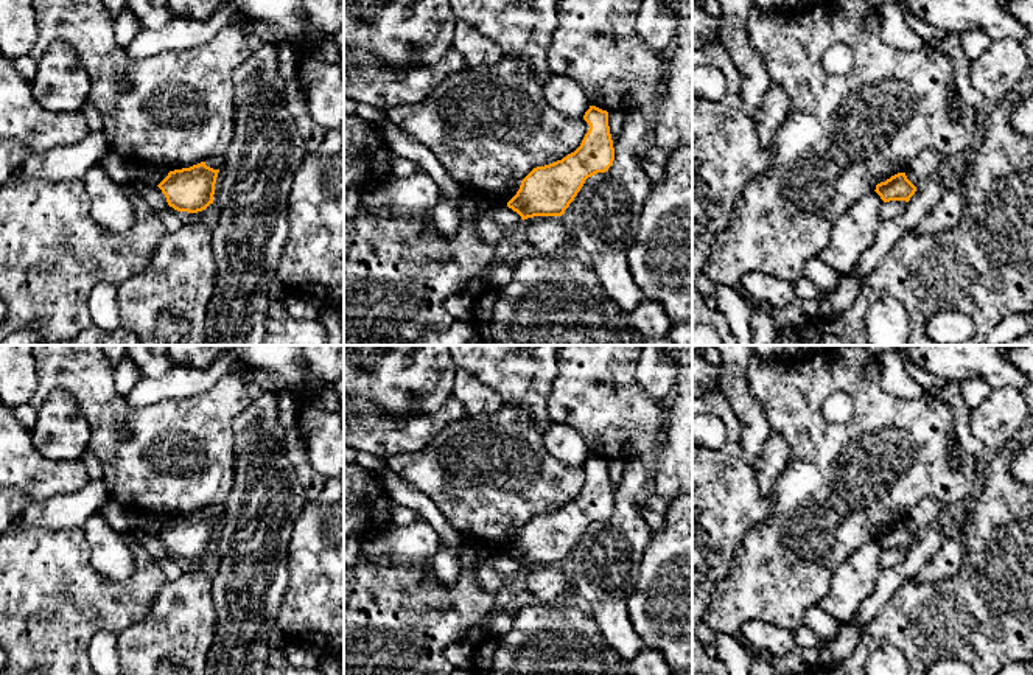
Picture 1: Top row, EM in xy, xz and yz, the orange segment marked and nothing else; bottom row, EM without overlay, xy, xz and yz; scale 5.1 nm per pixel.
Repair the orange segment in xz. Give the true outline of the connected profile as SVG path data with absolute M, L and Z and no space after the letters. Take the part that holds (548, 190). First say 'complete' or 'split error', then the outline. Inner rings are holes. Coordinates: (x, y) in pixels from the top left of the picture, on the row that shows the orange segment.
complete; M590 106L583 120L590 129L580 146L562 160L534 168L507 202L507 207L516 212L523 221L534 216L562 216L585 180L608 171L613 165L615 148L608 112Z

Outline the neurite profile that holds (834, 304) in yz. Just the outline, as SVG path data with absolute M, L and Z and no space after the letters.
M853 271L846 277L842 277L835 289L828 294L821 294L818 317L834 319L837 316L842 316L856 300L860 286L862 282Z

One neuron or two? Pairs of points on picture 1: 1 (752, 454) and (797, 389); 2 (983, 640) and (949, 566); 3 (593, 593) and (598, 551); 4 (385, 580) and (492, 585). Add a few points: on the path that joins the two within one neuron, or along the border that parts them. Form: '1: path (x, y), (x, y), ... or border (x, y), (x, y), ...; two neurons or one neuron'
1: border (753, 394), (772, 430); two neurons
2: border (965, 545), (963, 562), (952, 576), (918, 582); two neurons
3: path (595, 582), (598, 562); one neuron
4: border (475, 568), (478, 585), (493, 593); two neurons

